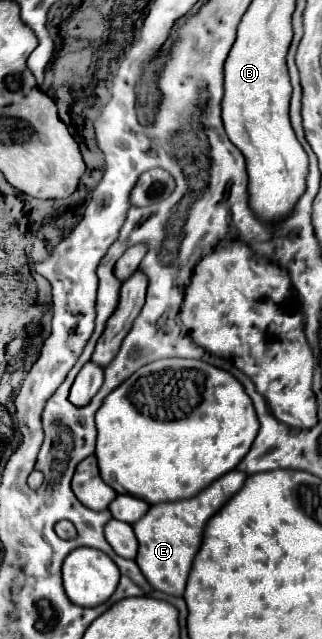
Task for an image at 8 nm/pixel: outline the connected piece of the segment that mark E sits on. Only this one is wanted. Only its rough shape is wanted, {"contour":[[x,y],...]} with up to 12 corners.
{"contour":[[232,470],[192,498],[152,504],[132,526],[136,564],[184,594],[206,522],[242,488]]}

